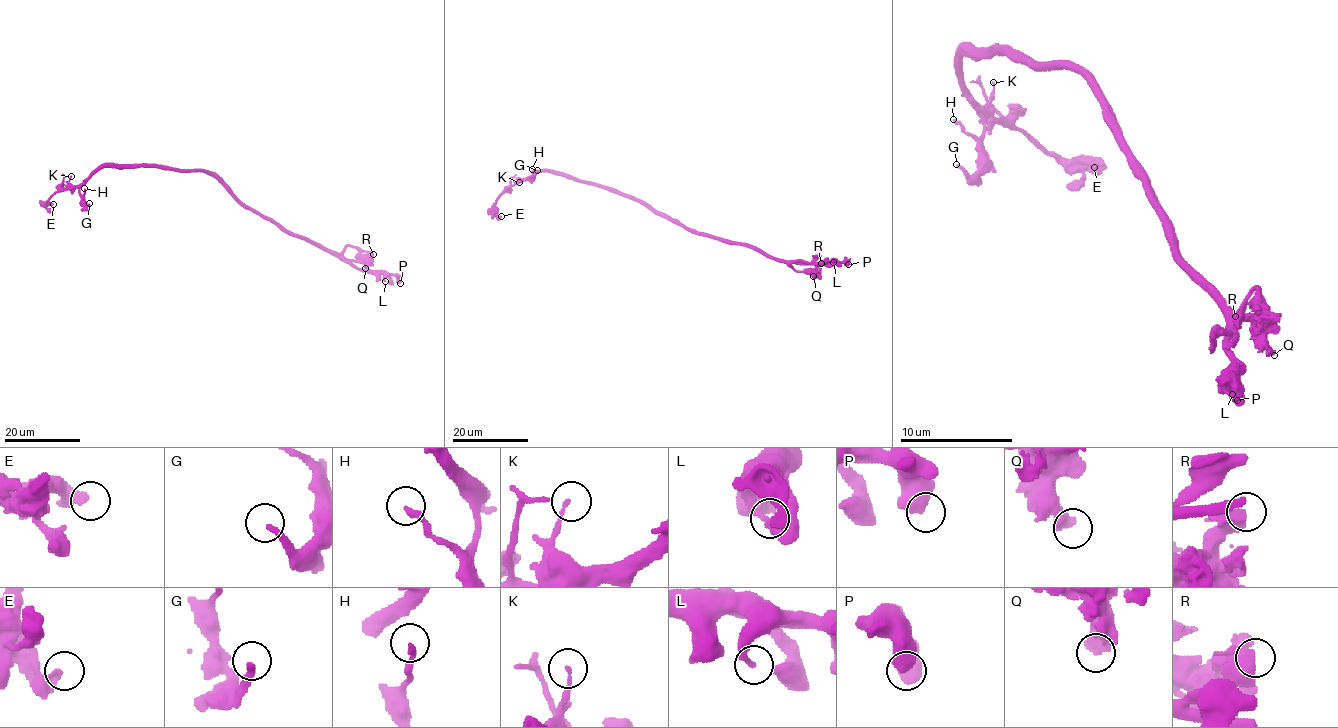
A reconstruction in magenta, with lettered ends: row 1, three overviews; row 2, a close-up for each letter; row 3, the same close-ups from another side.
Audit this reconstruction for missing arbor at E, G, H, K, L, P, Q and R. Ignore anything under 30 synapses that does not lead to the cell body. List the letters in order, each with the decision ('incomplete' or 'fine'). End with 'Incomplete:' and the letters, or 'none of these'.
E: fine
G: fine
H: fine
K: fine
L: fine
P: fine
Q: fine
R: fine
Incomplete: none of these

